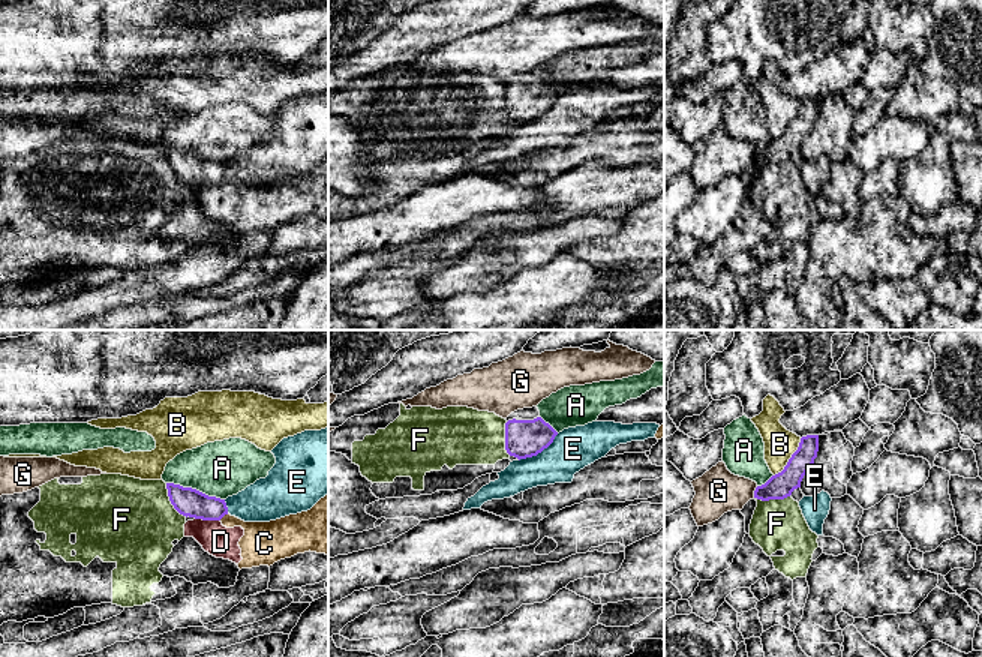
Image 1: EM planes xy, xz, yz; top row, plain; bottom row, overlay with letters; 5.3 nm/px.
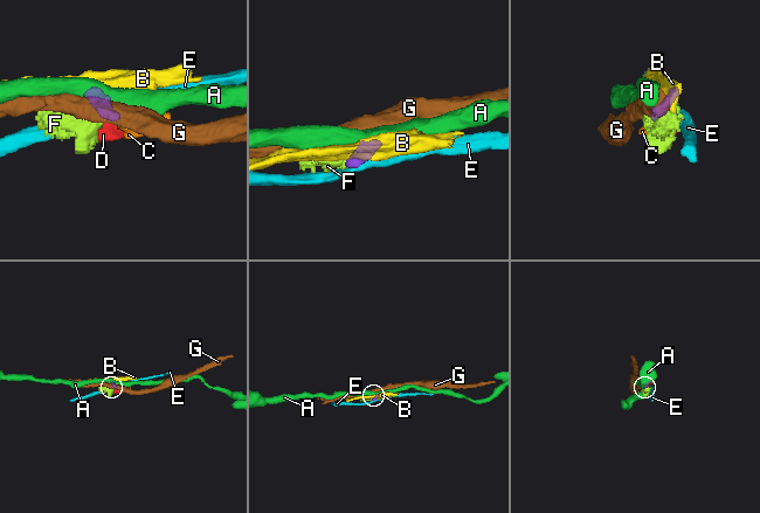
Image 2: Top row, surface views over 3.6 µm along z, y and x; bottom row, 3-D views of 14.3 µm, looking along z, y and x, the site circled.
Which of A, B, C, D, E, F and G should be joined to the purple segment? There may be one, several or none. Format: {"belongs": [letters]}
{"belongs": []}

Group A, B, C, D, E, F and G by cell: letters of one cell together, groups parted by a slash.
A / B / C D F / E / G

